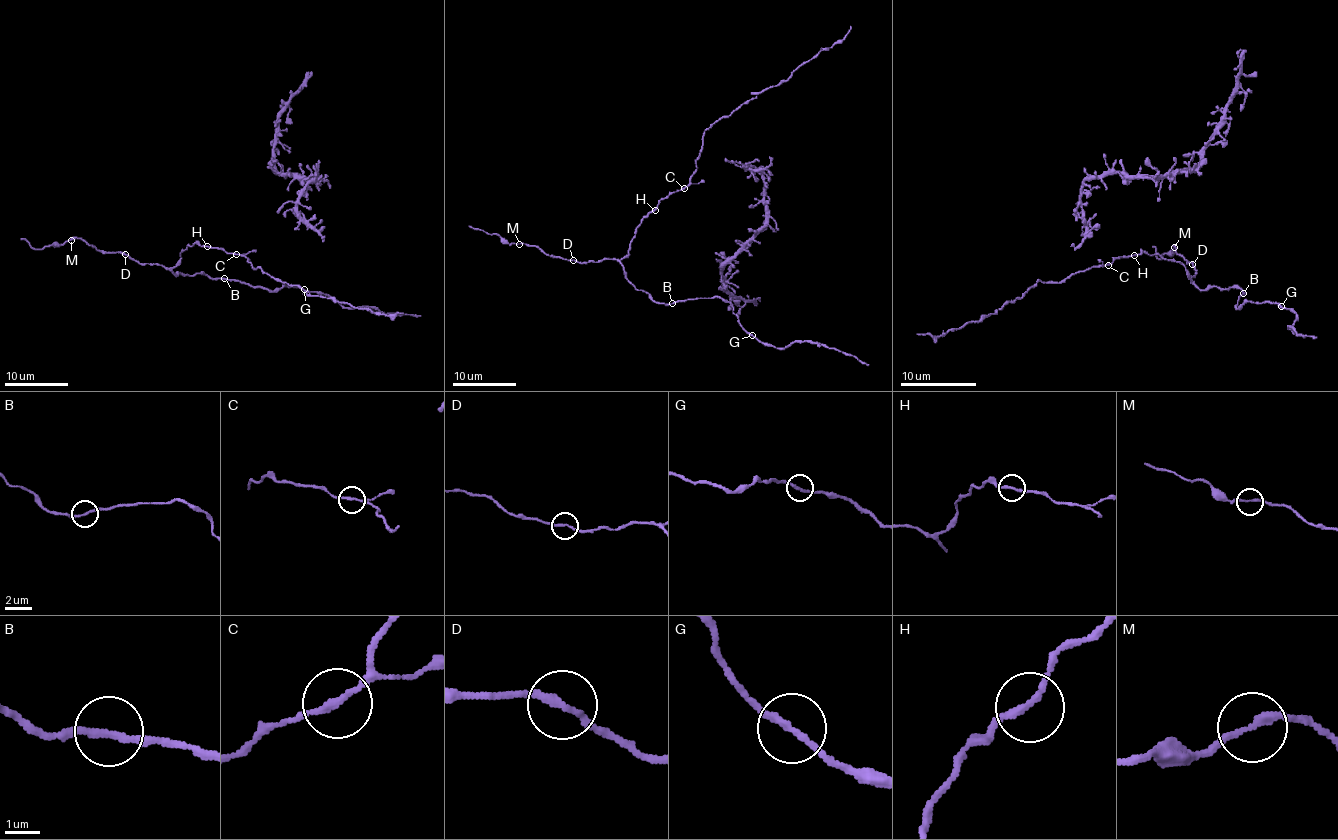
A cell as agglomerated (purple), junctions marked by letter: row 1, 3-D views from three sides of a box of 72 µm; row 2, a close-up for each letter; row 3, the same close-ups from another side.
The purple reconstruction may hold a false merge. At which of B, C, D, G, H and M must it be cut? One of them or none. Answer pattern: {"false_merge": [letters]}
{"false_merge": []}

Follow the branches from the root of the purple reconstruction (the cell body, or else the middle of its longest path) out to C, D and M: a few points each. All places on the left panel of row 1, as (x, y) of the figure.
C: (207, 246), (235, 254)
D: (207, 246), (195, 243), (187, 246), (181, 252), (179, 262), (171, 268), (138, 264), (125, 254)
M: (207, 246), (187, 246), (176, 265), (165, 268), (138, 264), (120, 252), (98, 251), (79, 238), (71, 240)

